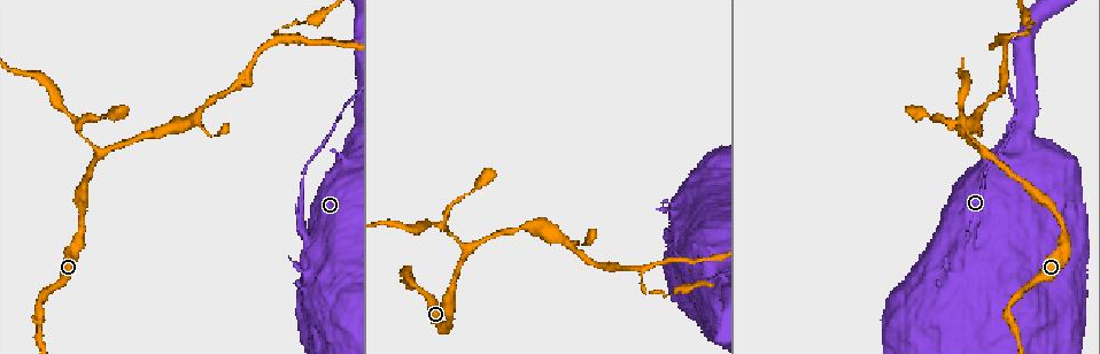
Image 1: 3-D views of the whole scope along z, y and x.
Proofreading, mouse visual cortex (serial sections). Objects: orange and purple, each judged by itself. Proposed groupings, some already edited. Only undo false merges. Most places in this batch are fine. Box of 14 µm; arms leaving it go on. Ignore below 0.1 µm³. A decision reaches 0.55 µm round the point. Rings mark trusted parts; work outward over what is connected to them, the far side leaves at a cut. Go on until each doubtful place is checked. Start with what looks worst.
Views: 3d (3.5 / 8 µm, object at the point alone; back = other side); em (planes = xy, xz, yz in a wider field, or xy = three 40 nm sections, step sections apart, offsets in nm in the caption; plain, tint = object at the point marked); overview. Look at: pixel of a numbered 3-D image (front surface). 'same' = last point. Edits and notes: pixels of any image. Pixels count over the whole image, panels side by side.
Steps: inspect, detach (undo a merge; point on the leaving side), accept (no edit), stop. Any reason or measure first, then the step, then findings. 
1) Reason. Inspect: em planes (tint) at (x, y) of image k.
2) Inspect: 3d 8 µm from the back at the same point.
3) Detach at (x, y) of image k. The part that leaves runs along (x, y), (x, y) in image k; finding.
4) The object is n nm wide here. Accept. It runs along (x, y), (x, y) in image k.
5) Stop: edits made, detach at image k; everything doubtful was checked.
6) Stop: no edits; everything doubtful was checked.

Abrupt turn. Inspect: 3d 3.5 µm at (972, 244) of image 1.

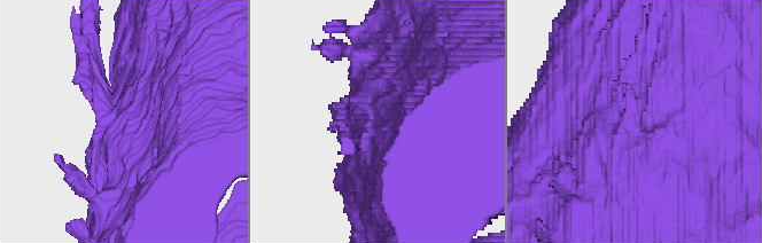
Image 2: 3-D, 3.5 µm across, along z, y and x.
Shape alone is not enough. Inspect: em xy step 5 (tint) at (636, 118) of image 2.

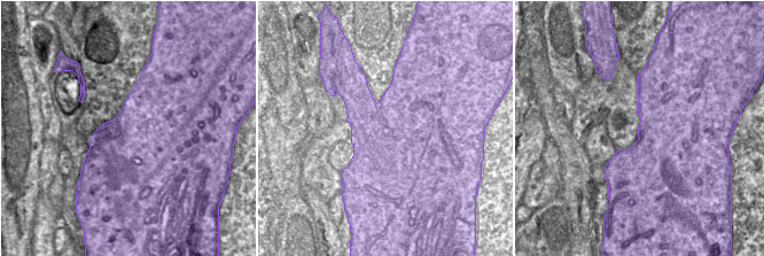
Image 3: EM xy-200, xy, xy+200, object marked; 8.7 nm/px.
Another direction. Inspect: em xy step 3 (tint) at the same point.

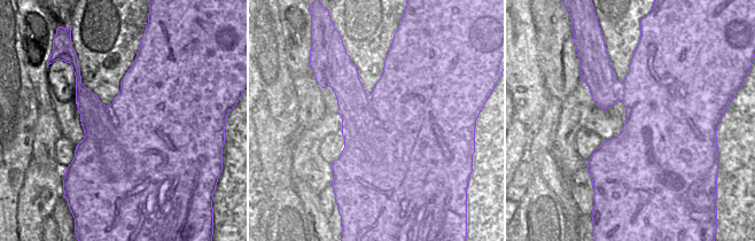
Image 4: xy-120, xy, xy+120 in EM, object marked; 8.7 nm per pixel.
Accept. It runs along (168, 53), (91, 73) in image 2; one cell here.

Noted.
Abrupt turn. Inspect: 3d 3.5 µm at (1007, 41) of image 1.

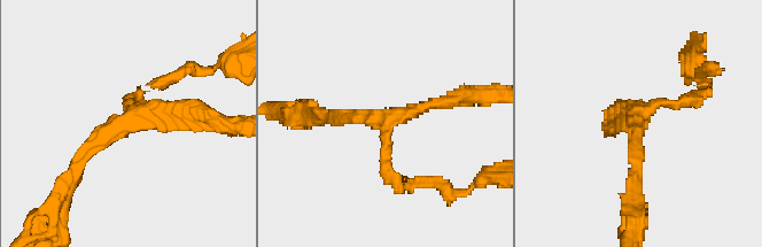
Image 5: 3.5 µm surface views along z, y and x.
3 arms meet here; the arms are 150, 150, 200 nm wide; need the tissue. Inspect: em xy step 5 (tint) at (640, 117) of image 5.

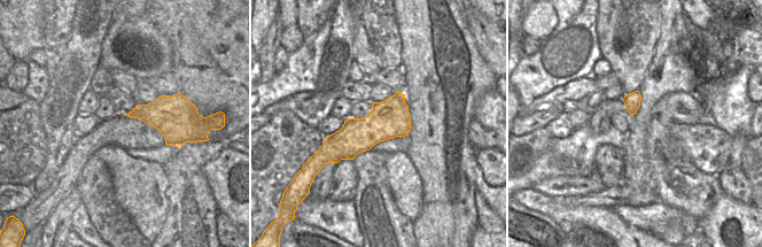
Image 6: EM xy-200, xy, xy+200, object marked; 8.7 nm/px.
Accept. It runs along (71, 171), (138, 112), (197, 115) in image 5; all the same cell.

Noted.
Two arms in line, one across. Inspect: 3d 3.5 µm at (963, 125) of image 1.

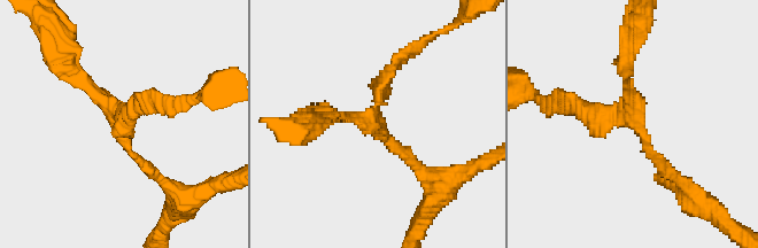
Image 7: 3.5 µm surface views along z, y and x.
3 arms meet here; the arms are 150, 150, 200 nm wide. Inspect: em xy step 1 (plain) at (116, 122) of image 7.

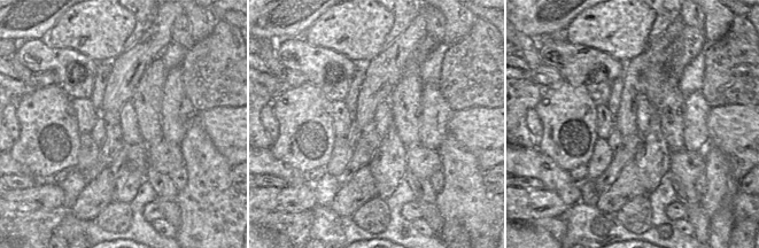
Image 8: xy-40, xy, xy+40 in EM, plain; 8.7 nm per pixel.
With the object marked. Inspect: em xy step 1 (tint) at the same point.

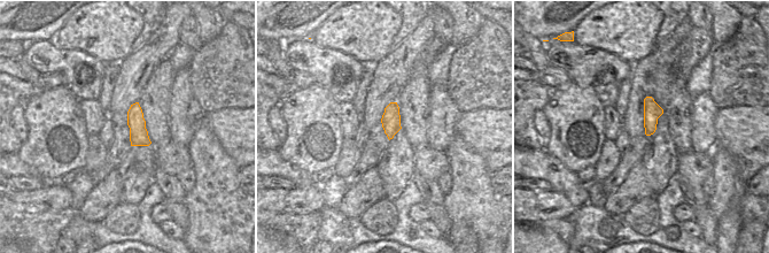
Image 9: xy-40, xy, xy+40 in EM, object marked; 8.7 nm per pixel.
Accept. One cell here.

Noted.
Stop: no edits; everything doubtful was checked.

